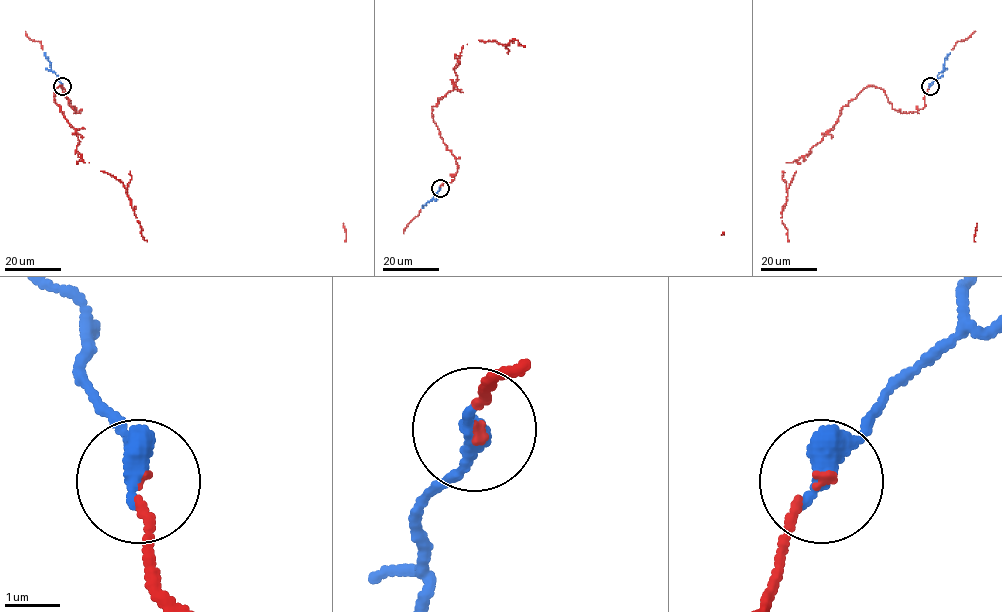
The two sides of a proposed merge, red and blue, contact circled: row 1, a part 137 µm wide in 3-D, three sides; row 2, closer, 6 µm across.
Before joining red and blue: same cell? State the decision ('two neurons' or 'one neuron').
one neuron

